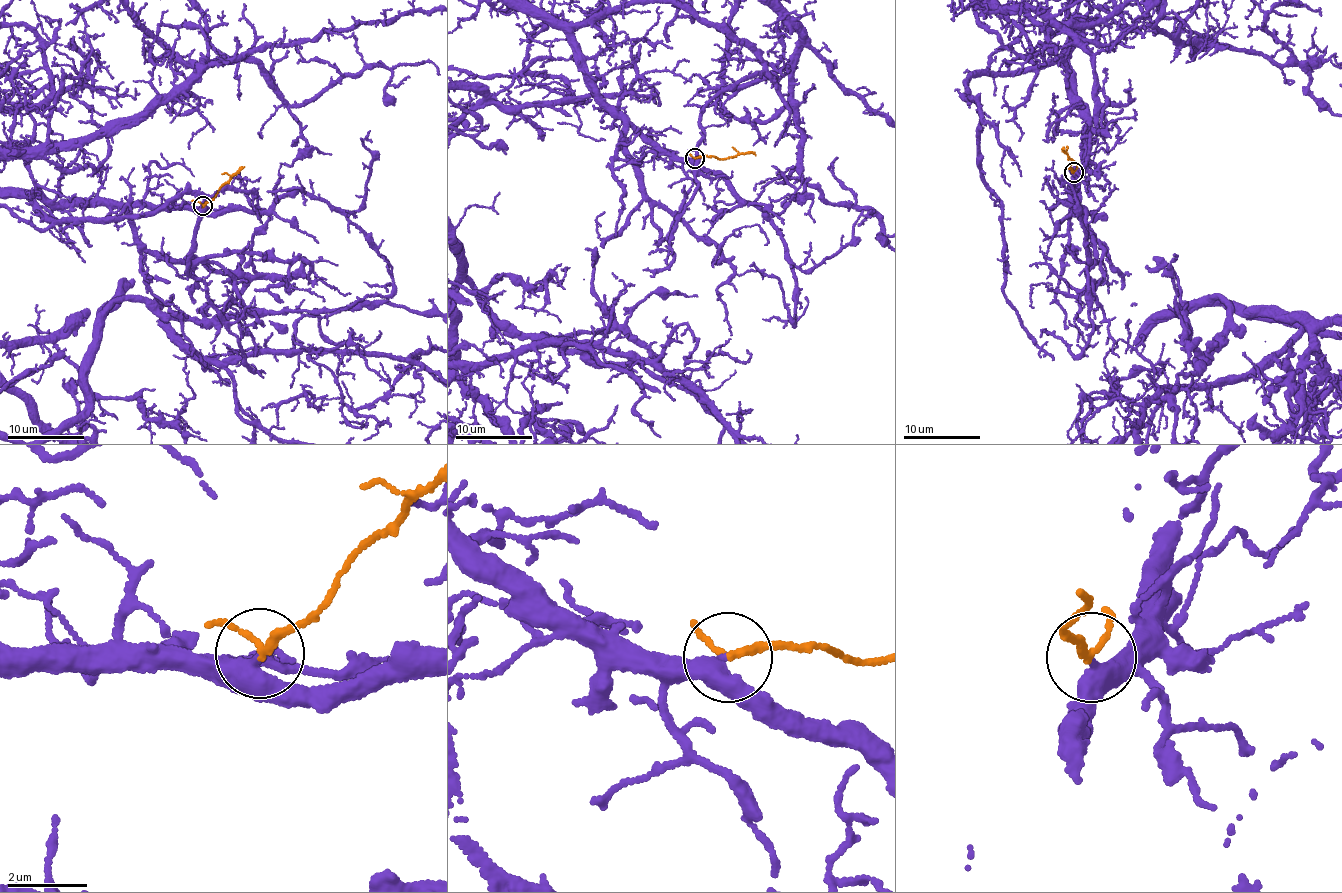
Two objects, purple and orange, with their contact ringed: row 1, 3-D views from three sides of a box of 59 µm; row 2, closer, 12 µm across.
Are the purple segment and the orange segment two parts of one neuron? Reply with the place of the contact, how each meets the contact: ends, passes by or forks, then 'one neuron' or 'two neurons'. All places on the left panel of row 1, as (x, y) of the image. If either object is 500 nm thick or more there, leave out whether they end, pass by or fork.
place (202, 206); purple ends; orange passes by; one neuron

